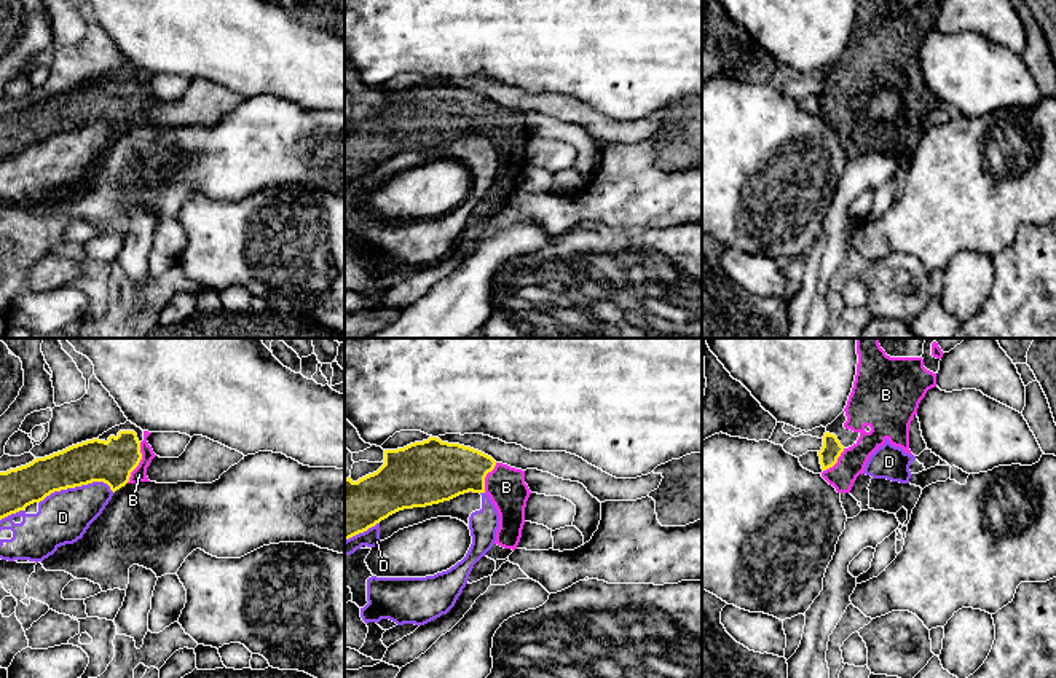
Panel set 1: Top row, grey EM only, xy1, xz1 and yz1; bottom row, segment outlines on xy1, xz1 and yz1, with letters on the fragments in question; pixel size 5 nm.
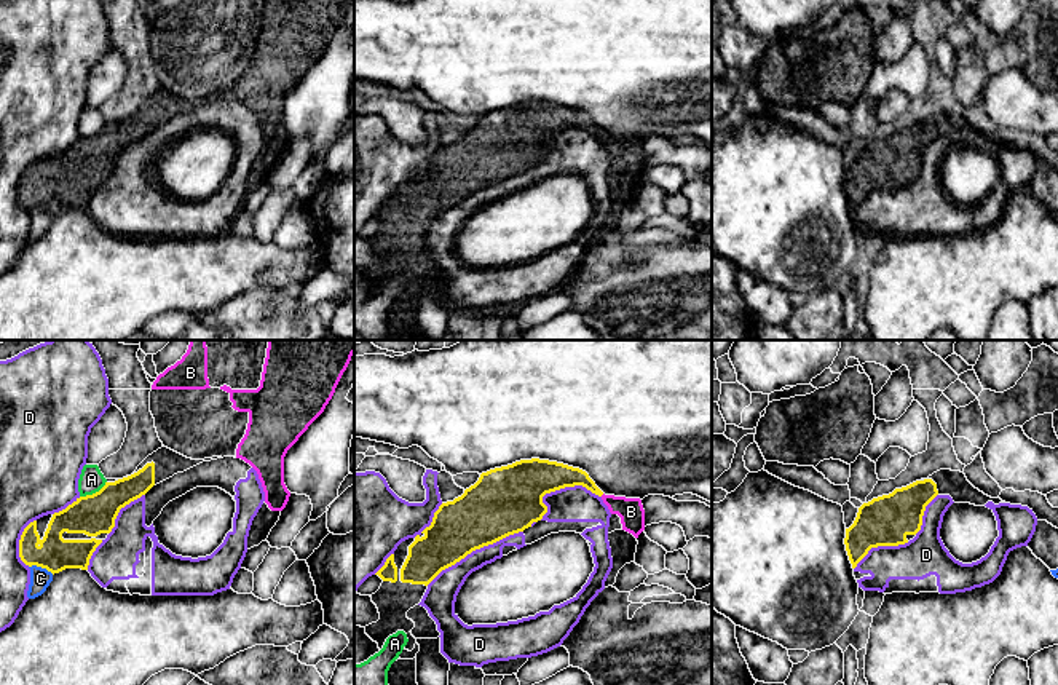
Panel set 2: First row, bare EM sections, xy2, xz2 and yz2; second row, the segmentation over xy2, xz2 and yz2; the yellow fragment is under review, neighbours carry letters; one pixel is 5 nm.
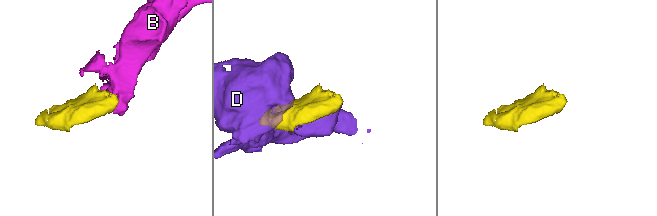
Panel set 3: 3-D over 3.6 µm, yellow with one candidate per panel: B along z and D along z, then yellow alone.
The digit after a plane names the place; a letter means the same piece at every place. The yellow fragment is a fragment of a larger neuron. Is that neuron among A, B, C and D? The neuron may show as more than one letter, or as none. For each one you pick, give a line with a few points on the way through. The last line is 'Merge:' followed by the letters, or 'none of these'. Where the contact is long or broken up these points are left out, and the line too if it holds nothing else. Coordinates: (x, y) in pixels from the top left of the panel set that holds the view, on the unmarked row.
B: across xy1 (112, 104), (139, 104), (139, 117)
Merge: B

